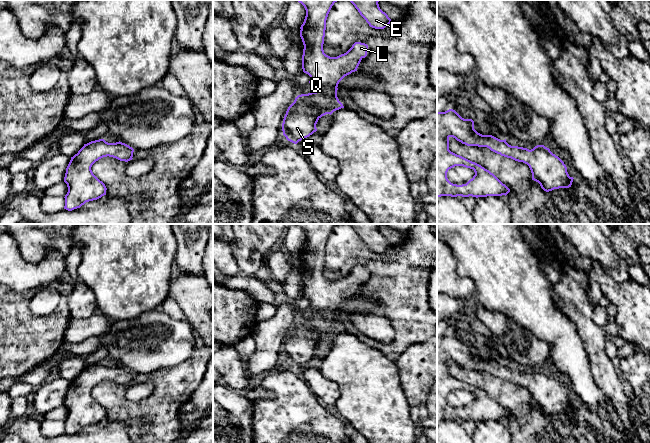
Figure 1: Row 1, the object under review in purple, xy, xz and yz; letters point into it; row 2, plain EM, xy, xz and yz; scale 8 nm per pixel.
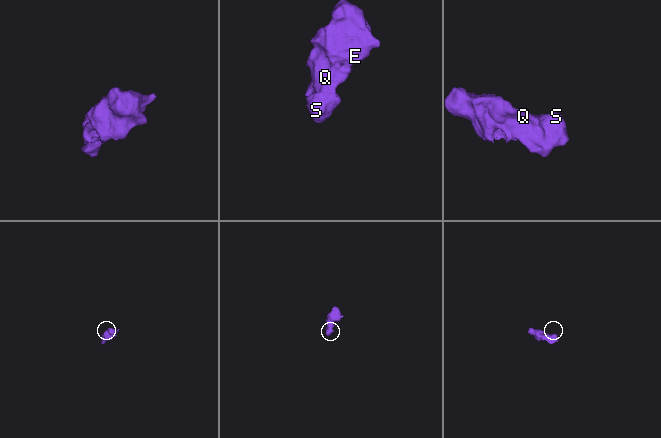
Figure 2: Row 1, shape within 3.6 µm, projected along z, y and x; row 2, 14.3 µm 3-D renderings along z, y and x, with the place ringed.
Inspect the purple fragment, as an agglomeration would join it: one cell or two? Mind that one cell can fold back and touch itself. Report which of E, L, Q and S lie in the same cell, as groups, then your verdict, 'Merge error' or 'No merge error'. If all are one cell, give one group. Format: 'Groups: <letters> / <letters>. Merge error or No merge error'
Groups: E L Q S. No merge error

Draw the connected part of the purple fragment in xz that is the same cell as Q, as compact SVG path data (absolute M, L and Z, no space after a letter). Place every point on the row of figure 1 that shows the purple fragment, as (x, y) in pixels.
M296 0L301 3L306 16L300 27L300 37L304 49L302 55L303 72L310 76L309 83L314 92L298 95L294 102L288 107L282 123L283 135L294 144L309 137L317 131L316 124L318 120L334 111L344 108L337 97L339 82L347 75L357 71L357 68L363 58L367 56L368 45L361 42L355 42L352 47L344 54L337 57L330 57L324 53L323 44L326 30L326 20L328 14L338 0Z

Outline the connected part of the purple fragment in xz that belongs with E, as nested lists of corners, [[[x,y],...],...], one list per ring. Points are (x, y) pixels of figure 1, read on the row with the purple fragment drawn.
[[[350,0],[370,27],[384,29],[392,21],[379,7],[379,0]]]

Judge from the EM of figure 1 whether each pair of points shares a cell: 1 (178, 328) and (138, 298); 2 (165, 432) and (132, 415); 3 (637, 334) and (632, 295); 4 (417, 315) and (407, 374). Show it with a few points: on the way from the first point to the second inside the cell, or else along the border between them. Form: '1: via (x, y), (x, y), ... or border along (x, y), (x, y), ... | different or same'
1: border along (155, 308), (131, 318) | different
2: via (157, 424), (148, 415), (140, 415) | same
3: via (637, 324), (636, 305) | same
4: border along (426, 341), (417, 341), (410, 344), (395, 360) | different

